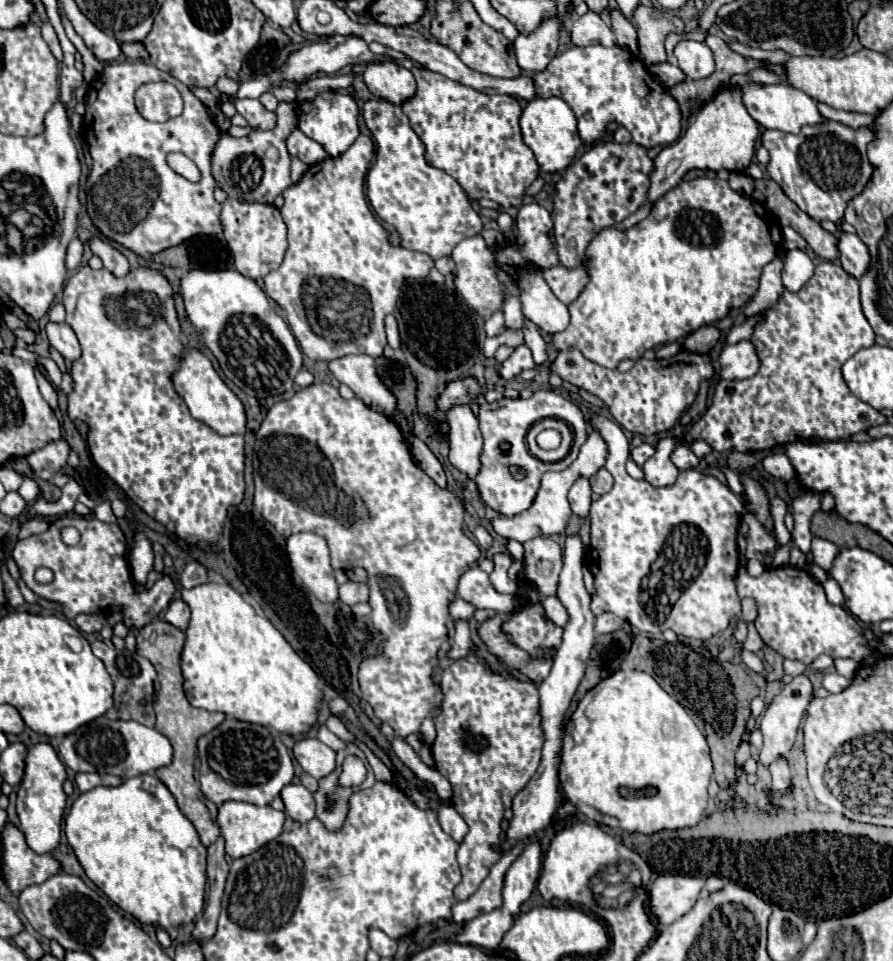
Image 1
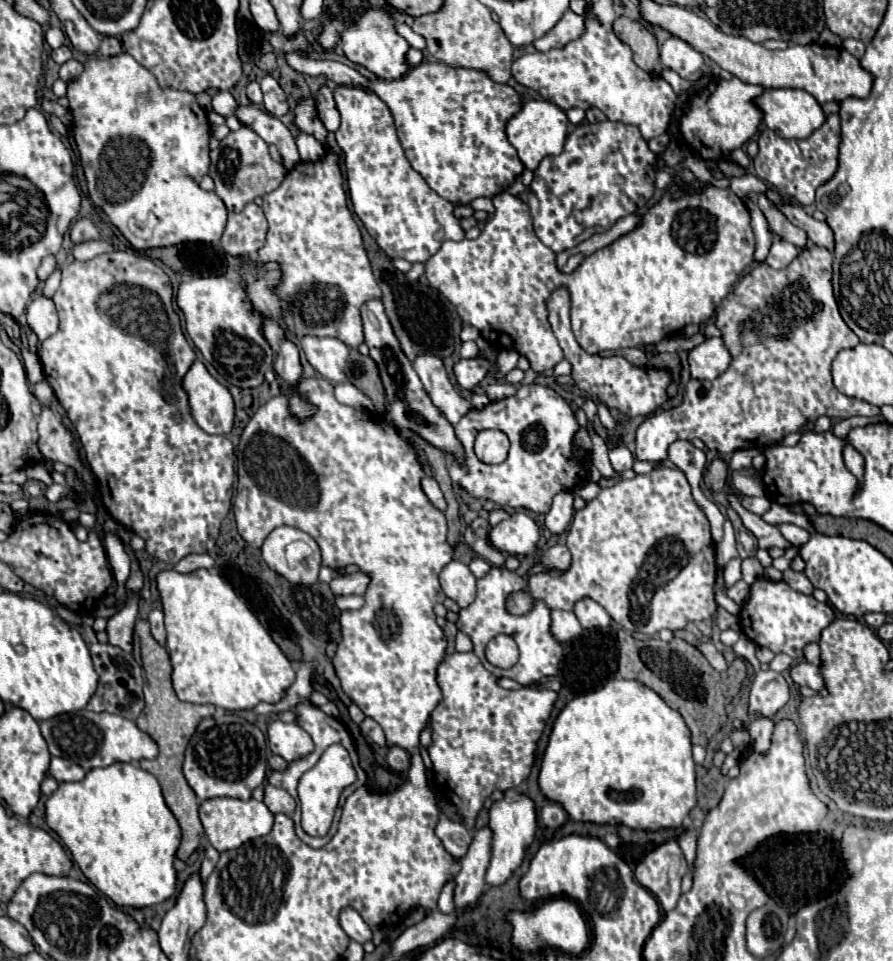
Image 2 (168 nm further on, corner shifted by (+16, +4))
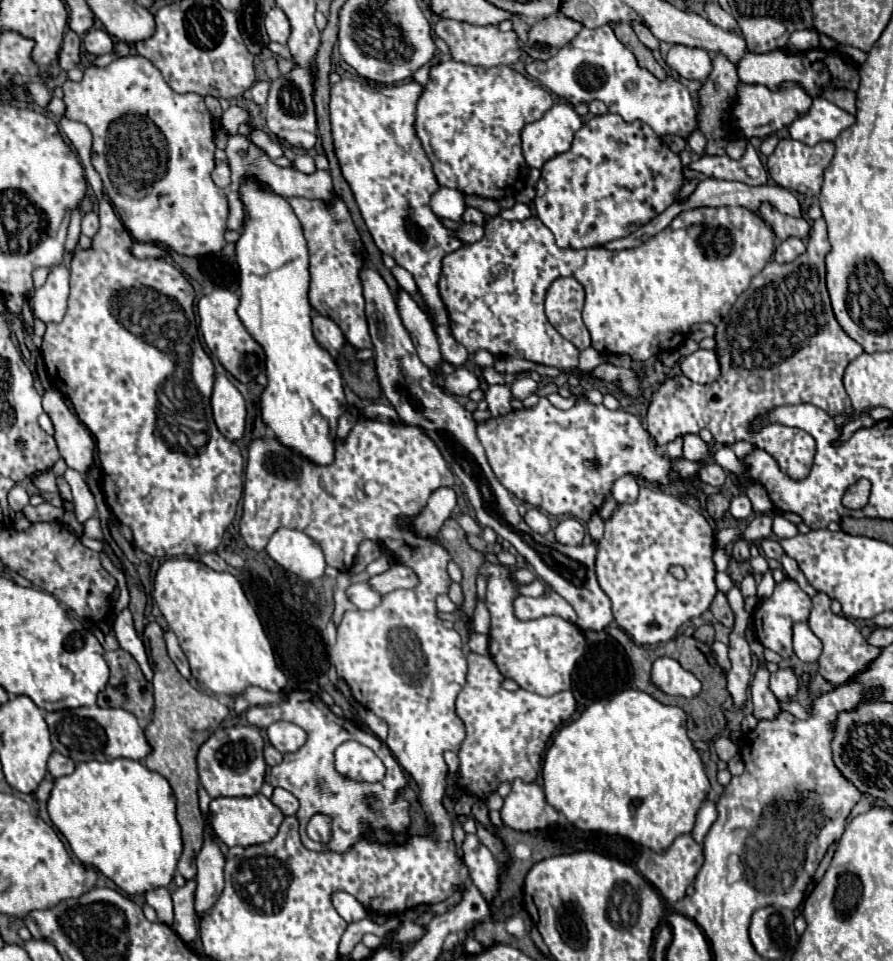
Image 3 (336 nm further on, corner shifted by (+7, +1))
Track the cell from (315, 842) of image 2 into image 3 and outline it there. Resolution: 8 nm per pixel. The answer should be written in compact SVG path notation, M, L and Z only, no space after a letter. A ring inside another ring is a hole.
M291 691L281 703L249 707L245 717L247 717L249 725L253 725L257 729L267 729L273 721L293 721L295 725L299 725L301 729L307 731L305 745L295 753L285 753L283 761L279 765L271 767L271 771L269 771L269 783L273 787L283 787L299 799L299 811L295 817L299 819L301 841L307 849L347 853L359 839L363 839L363 835L371 833L375 829L387 829L391 833L403 833L409 829L409 825L411 825L409 801L403 795L399 795L399 791L405 789L407 781L405 781L403 769L391 755L389 747L383 741L379 741L375 735L357 727L353 721L333 715L331 709L321 701L319 695L315 695L311 691ZM349 739L359 741L359 743L367 745L369 749L373 749L375 755L385 763L387 773L385 773L383 781L359 783L359 781L341 777L337 773L335 763L333 763L333 751L343 741L349 741ZM331 777L341 777L341 779L331 779ZM369 797L373 797L373 799L369 799ZM313 813L323 813L331 819L331 839L327 845L313 843L305 833L305 827L307 827L309 819L313 817Z

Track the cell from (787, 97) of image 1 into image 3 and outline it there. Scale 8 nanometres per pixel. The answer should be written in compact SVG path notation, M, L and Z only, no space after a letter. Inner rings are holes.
M815 97L809 113L789 125L793 139L815 145L819 141L835 141L835 137L855 123L855 115L839 109L835 103Z

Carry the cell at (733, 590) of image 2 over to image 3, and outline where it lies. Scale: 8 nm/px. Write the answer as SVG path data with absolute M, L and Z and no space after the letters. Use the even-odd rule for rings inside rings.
M751 573L743 577L743 581L741 581L741 593L743 593L743 597L757 595L757 583L755 583L755 577Z

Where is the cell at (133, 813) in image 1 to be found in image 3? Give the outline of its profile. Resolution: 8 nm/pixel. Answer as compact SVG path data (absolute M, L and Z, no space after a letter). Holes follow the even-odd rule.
M111 759L103 763L77 763L71 775L55 779L47 801L47 813L59 833L67 839L75 857L81 863L99 869L127 895L143 895L149 889L167 887L171 883L183 849L181 827L175 817L175 797L165 777L149 771L141 761Z

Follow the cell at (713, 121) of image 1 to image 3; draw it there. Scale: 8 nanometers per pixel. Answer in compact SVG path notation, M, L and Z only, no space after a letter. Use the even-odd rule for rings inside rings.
M785 81L779 85L777 91L771 91L765 85L739 85L739 95L737 103L733 107L733 117L735 125L741 129L741 133L751 139L751 137L769 137L785 127L789 127L797 115L805 115L811 107L813 97L795 81Z

